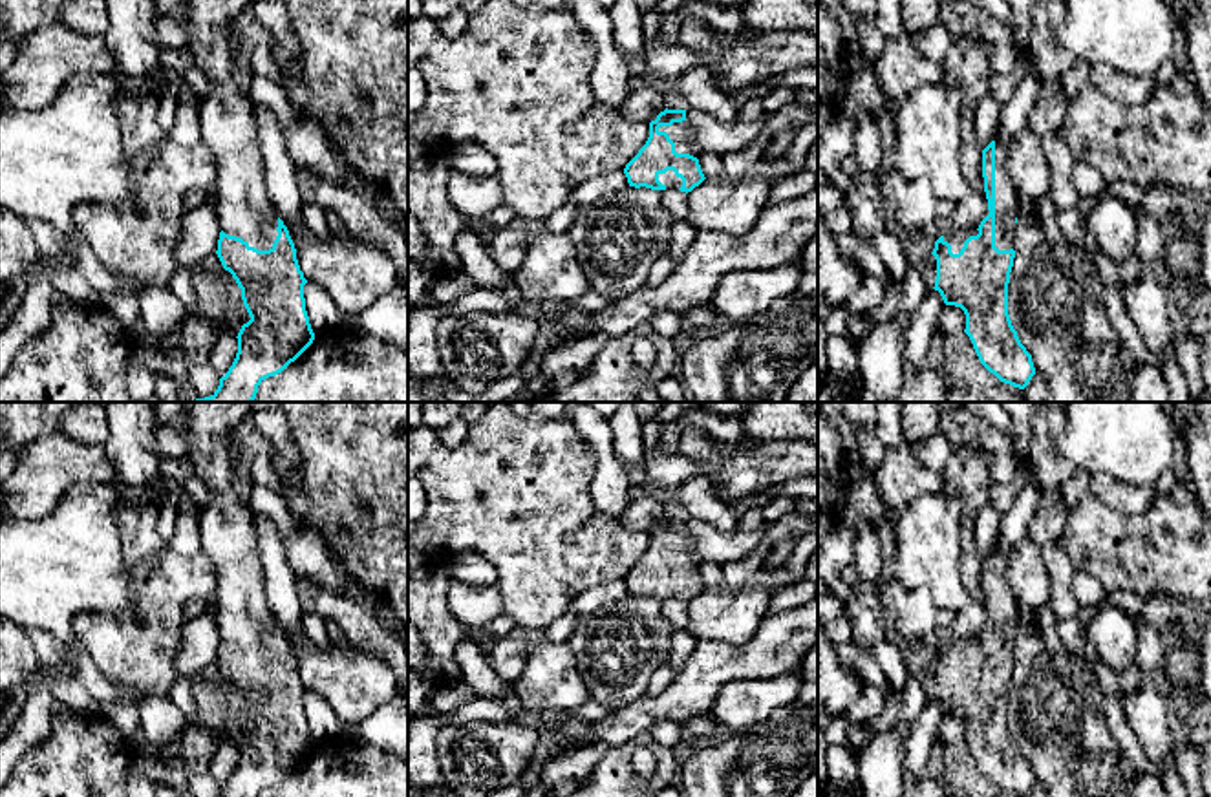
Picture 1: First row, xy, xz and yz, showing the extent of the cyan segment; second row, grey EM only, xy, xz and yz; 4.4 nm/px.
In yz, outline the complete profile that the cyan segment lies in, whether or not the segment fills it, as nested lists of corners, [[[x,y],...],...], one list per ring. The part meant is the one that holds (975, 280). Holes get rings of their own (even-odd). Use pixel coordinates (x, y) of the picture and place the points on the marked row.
[[[999,130],[997,137],[982,150],[982,177],[990,214],[977,230],[946,230],[937,241],[904,234],[902,241],[909,263],[924,271],[927,289],[938,291],[946,305],[964,311],[964,333],[970,336],[981,364],[1001,382],[1024,389],[1035,375],[1035,367],[1008,314],[1019,192],[1008,170],[1008,148],[1002,144]]]

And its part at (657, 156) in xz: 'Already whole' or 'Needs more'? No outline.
Needs more

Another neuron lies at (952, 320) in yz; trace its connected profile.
[[[946,305],[942,311],[935,333],[940,333],[942,336],[964,333],[966,329],[966,314],[960,307]]]

